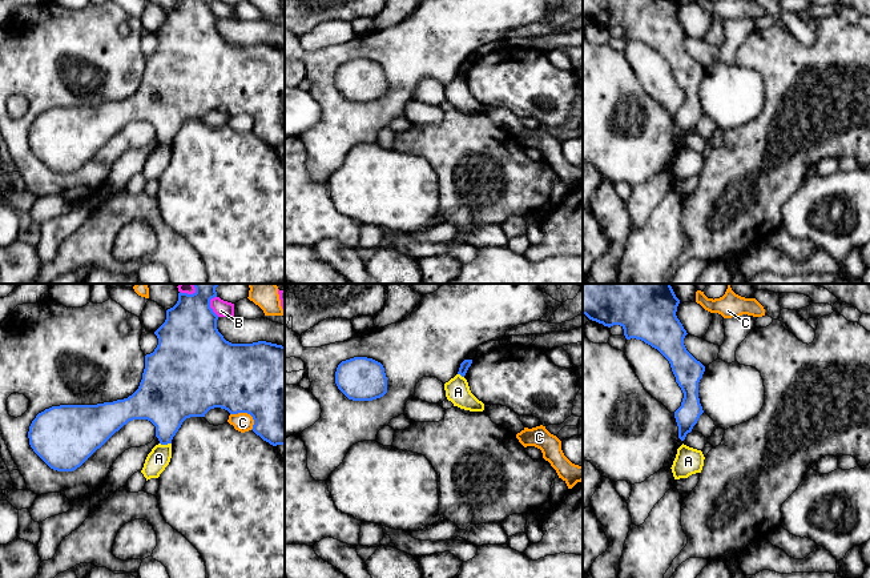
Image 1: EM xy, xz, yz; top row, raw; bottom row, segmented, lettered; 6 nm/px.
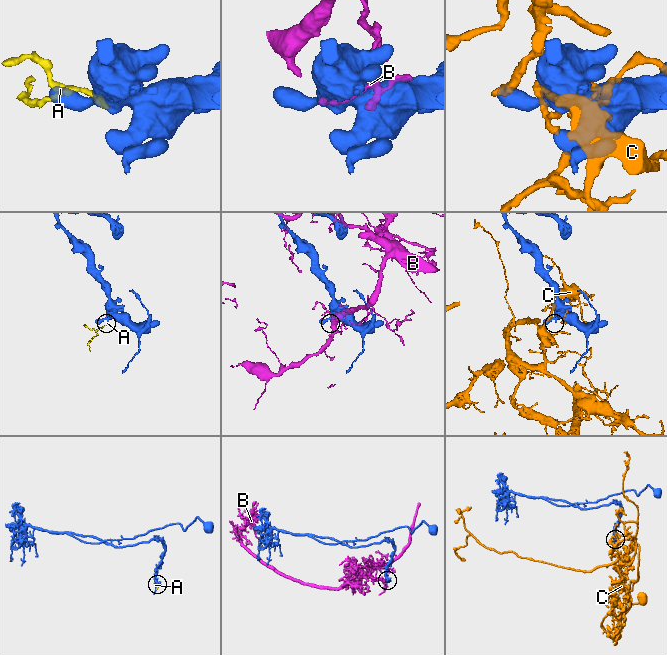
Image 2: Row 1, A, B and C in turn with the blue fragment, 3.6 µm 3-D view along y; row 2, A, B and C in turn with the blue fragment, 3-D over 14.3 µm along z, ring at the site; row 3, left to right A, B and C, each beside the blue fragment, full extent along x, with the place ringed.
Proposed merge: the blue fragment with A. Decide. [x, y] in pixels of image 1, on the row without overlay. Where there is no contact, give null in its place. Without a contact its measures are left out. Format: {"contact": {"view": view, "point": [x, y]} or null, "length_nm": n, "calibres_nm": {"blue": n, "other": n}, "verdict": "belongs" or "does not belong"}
{"contact": {"view": "xy", "point": [165, 145]}, "length_nm": 70, "calibres_nm": {"blue": 300, "other": 140}, "verdict": "does not belong"}

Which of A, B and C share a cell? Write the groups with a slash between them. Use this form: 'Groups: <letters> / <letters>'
Groups: A / B / C

